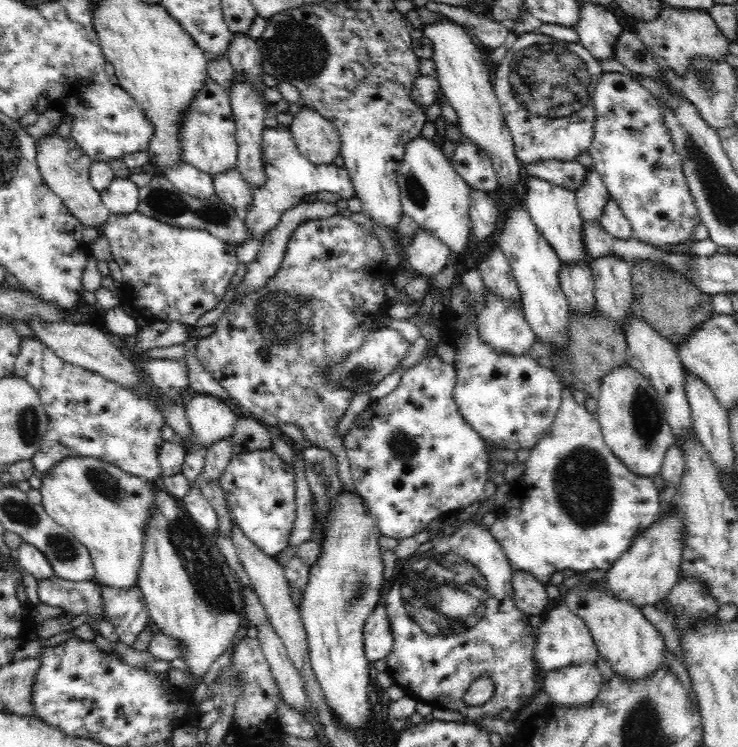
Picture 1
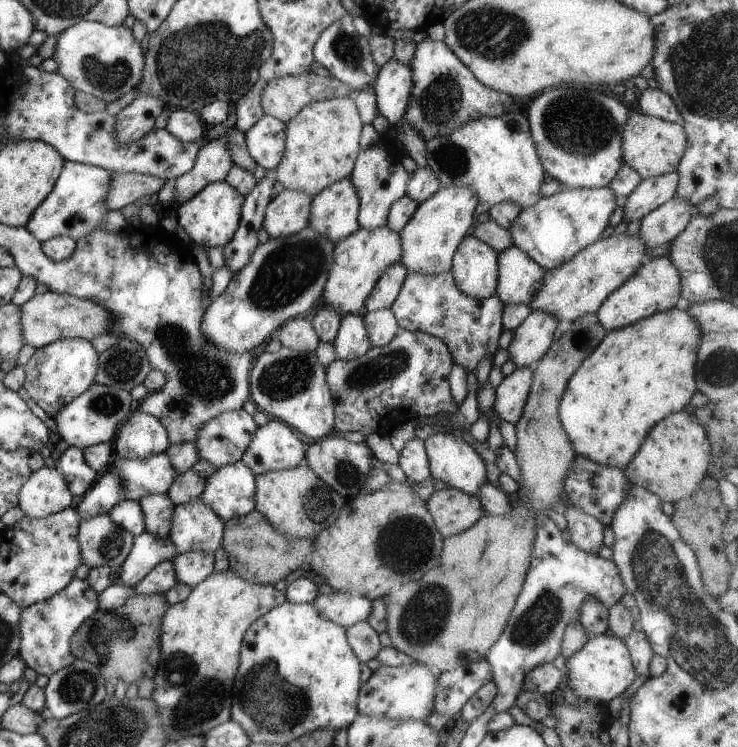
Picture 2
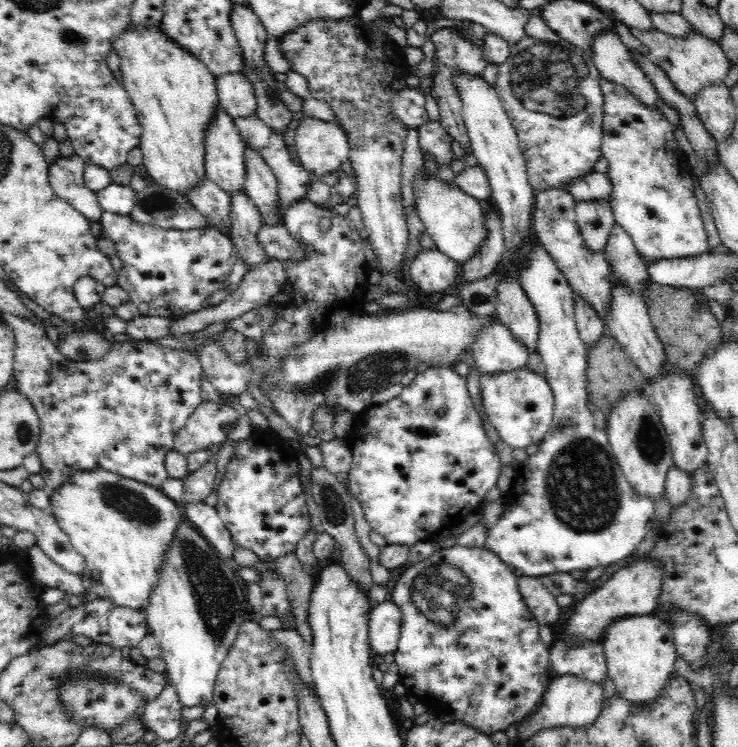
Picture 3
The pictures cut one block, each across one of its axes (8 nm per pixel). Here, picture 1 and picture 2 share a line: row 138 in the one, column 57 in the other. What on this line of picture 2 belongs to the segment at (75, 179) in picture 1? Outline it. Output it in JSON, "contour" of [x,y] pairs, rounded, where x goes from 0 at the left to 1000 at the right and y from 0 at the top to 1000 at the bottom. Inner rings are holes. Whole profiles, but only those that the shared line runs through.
{"contour":[[[106,28],[103,32],[85,40],[79,48],[73,72],[79,91],[75,95],[84,100],[100,116],[102,123],[129,129],[142,138],[150,138],[167,126],[176,123],[190,108],[196,84],[196,60],[190,59],[180,47],[180,39],[173,40],[168,33],[145,36],[130,28]]]}

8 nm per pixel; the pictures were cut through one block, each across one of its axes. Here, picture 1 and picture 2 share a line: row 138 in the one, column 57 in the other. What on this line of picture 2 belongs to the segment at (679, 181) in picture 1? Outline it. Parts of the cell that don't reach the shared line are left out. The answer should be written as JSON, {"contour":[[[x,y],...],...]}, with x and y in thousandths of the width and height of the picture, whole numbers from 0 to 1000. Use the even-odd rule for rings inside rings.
{"contour":[[[98,775],[84,790],[68,801],[42,809],[30,817],[26,825],[28,863],[26,877],[35,893],[49,897],[56,904],[70,905],[84,893],[102,885],[96,871],[95,857],[99,846],[130,819],[133,815],[133,797],[114,775]]]}

